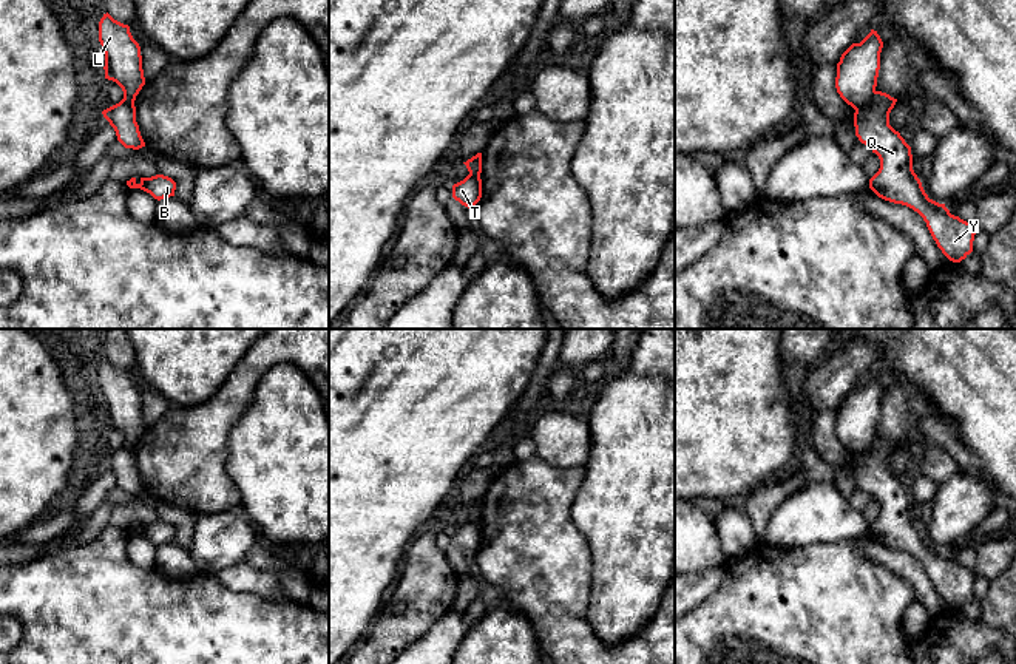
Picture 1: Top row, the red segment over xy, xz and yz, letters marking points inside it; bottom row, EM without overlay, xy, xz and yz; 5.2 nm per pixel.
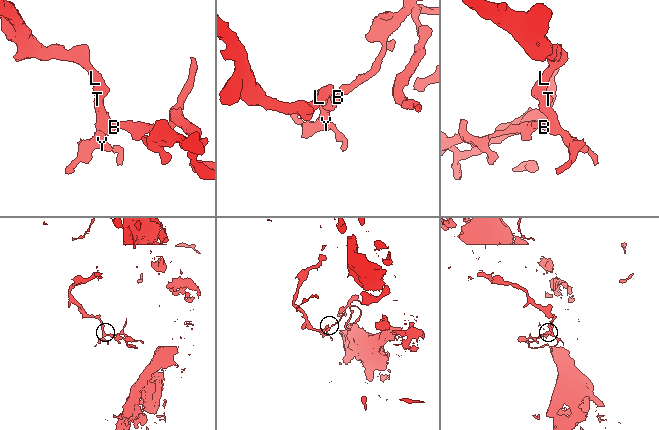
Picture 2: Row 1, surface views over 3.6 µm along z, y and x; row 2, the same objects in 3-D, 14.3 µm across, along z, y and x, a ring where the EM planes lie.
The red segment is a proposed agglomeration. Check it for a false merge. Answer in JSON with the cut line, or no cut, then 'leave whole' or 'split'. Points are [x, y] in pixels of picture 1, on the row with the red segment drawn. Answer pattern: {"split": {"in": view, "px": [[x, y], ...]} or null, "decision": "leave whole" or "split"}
{"split": {"in": "yz", "px": [[876, 91], [866, 104], [856, 110]]}, "decision": "split"}

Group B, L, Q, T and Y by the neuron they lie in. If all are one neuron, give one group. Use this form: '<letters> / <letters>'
B Q T Y / L

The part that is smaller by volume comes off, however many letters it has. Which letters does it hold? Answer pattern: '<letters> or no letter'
B, Q, T, Y

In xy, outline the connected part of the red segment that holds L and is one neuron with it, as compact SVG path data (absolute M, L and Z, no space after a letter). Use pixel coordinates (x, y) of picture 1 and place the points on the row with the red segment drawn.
M108 12L99 22L99 42L105 53L105 79L116 82L124 97L134 102L145 85L141 46L130 26L114 20Z

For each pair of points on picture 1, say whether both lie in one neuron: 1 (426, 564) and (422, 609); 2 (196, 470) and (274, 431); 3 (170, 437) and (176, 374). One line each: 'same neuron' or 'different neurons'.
1: same neuron
2: different neurons
3: different neurons

